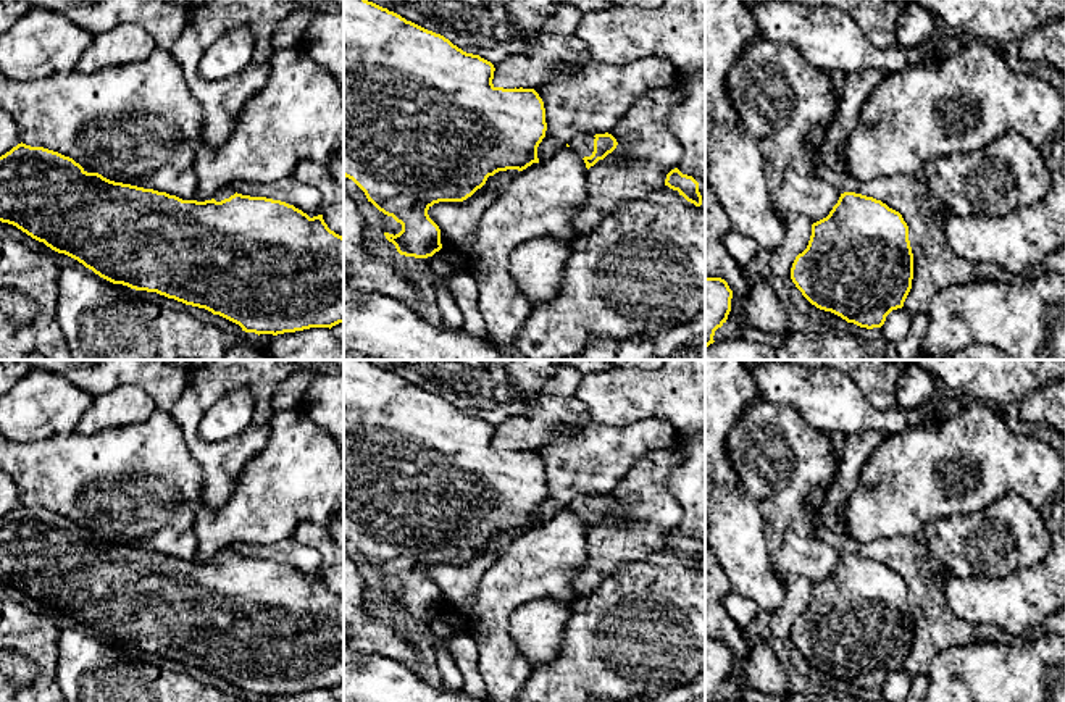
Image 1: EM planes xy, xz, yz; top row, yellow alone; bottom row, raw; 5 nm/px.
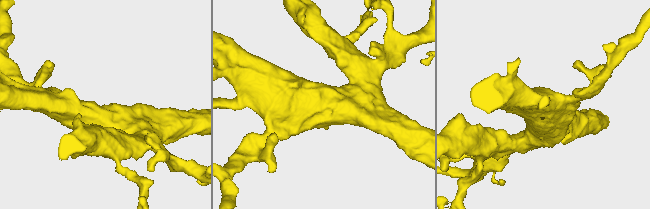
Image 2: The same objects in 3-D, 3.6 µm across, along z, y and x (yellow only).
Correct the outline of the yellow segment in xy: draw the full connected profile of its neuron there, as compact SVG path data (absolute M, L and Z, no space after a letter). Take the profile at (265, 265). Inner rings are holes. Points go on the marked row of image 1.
M21 142L0 157L0 221L113 284L205 308L245 332L278 336L344 323L344 237L328 228L323 215L310 218L286 202L237 194L232 184L221 187L211 200L182 200L87 173L69 157Z

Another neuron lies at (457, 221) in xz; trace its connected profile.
M518 169L499 171L466 200L439 202L429 207L428 215L439 226L441 244L449 253L468 258L481 215L520 173Z

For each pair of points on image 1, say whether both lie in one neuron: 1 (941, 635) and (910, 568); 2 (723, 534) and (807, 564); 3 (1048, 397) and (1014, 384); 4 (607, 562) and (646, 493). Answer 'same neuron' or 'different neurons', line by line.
1: same neuron
2: different neurons
3: different neurons
4: same neuron

